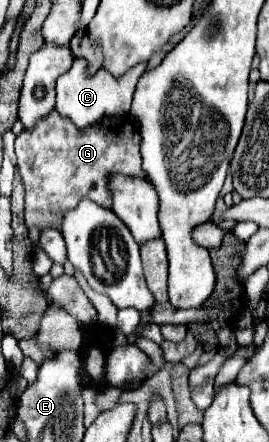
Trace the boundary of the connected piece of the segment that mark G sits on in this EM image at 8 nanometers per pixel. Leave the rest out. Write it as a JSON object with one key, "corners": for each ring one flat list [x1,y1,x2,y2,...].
{"corners":[[52,110,48,118,38,120,36,128,22,130,16,136,16,156,26,190,26,226,36,226,40,230,46,226,60,228,64,212,76,208,82,198,90,198,96,204,110,208,110,192,106,188,108,174,118,172,124,176,144,178,138,144,140,132,130,120,76,128,56,110]]}

